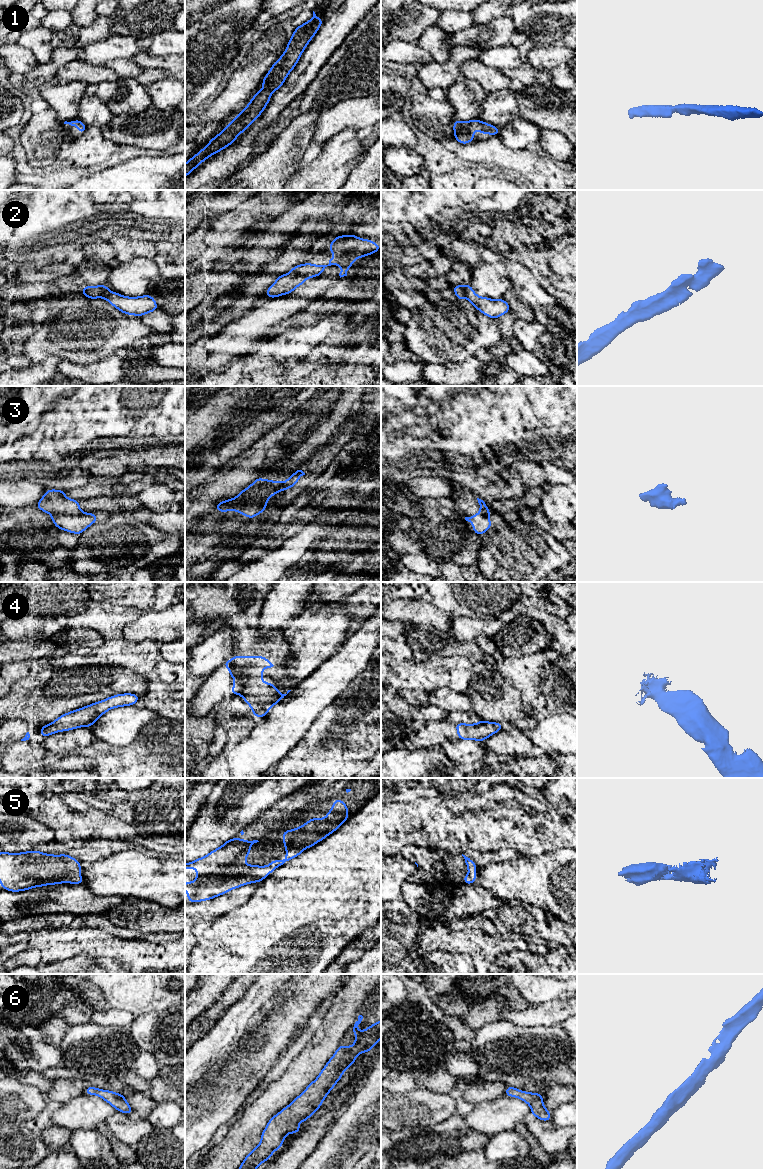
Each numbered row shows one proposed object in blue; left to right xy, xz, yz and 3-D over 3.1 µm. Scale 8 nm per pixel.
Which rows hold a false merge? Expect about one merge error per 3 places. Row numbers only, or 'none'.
3

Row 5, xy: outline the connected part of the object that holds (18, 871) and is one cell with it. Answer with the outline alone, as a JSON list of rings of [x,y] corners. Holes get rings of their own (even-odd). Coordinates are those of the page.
[[[37,850],[22,853],[7,853],[0,851],[0,884],[4,890],[19,892],[34,887],[45,885],[63,884],[84,884],[80,876],[80,862],[68,854],[52,855]]]

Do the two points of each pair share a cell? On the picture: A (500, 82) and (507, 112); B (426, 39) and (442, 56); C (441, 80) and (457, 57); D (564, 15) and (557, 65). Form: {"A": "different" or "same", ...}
{"A": "different", "B": "same", "C": "same", "D": "different"}

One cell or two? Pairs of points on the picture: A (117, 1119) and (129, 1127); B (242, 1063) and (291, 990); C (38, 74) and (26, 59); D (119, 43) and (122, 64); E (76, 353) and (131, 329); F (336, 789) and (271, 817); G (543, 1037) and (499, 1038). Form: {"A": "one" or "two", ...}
{"A": "one", "B": "one", "C": "two", "D": "two", "E": "one", "F": "one", "G": "one"}

